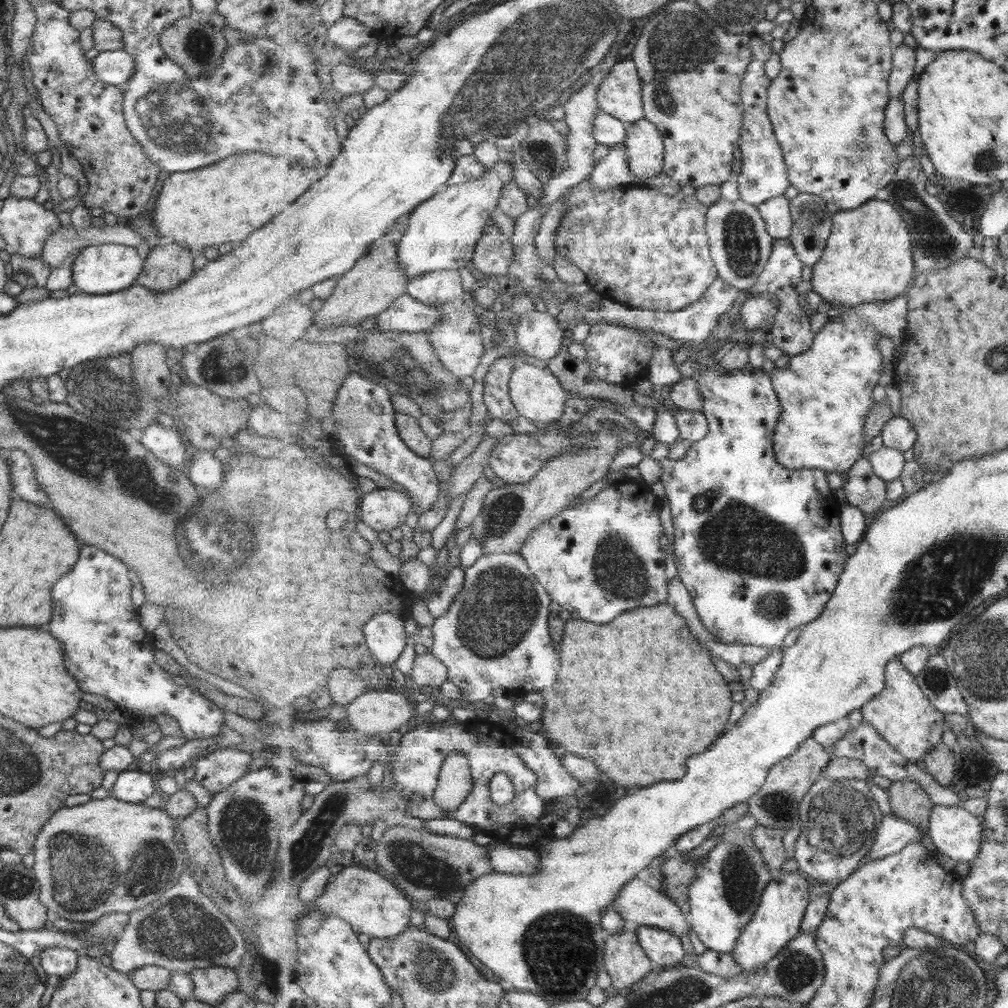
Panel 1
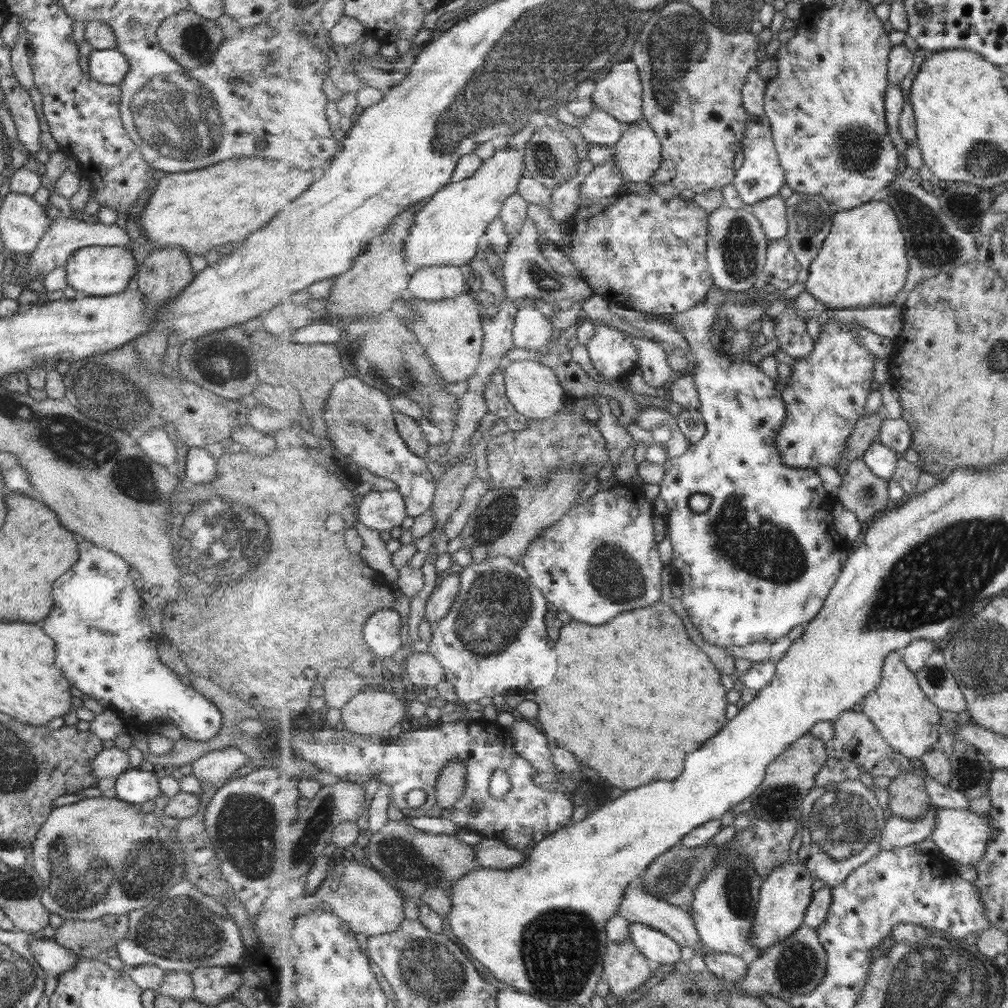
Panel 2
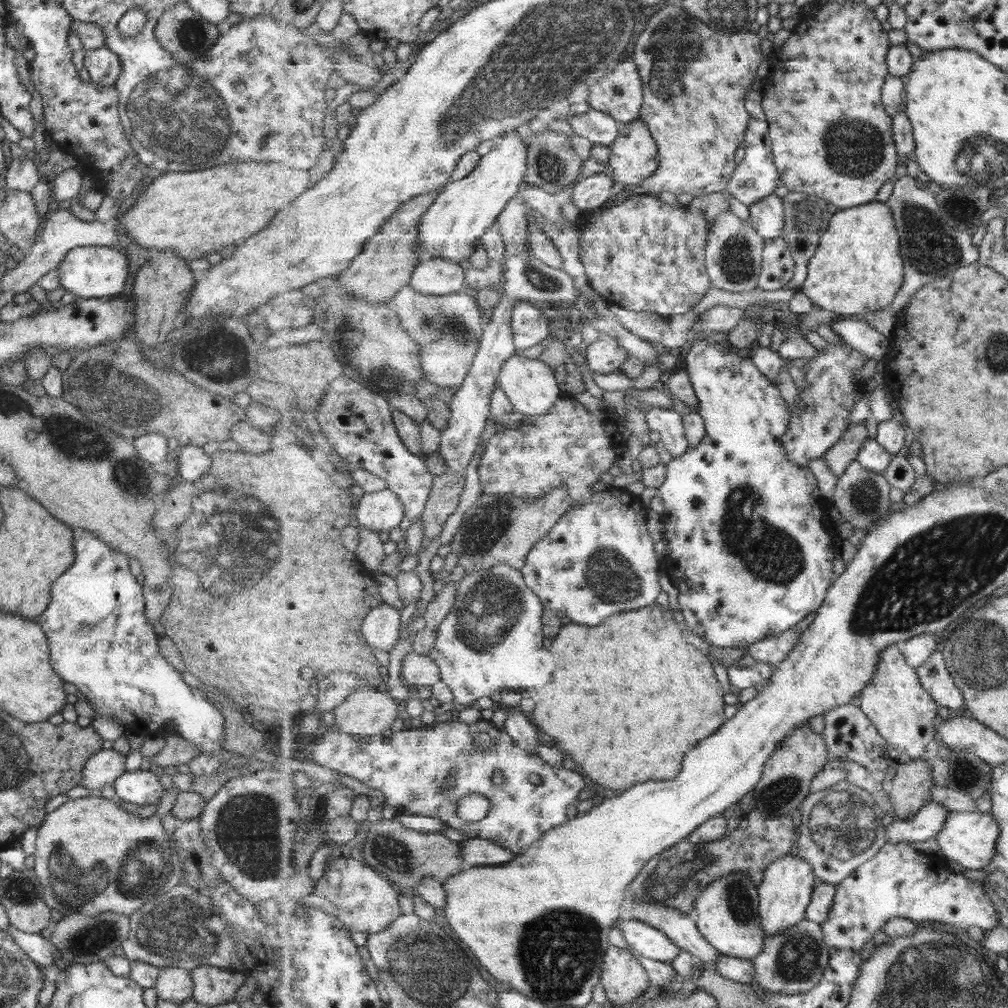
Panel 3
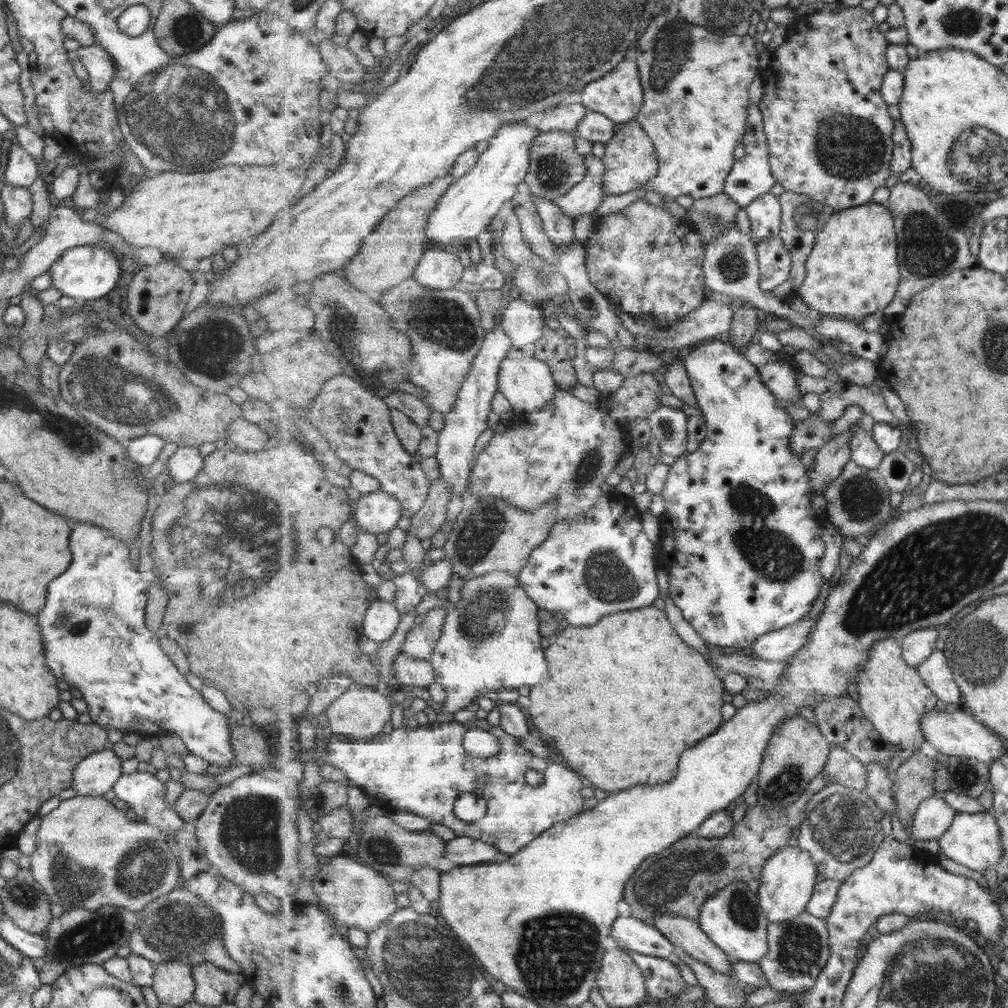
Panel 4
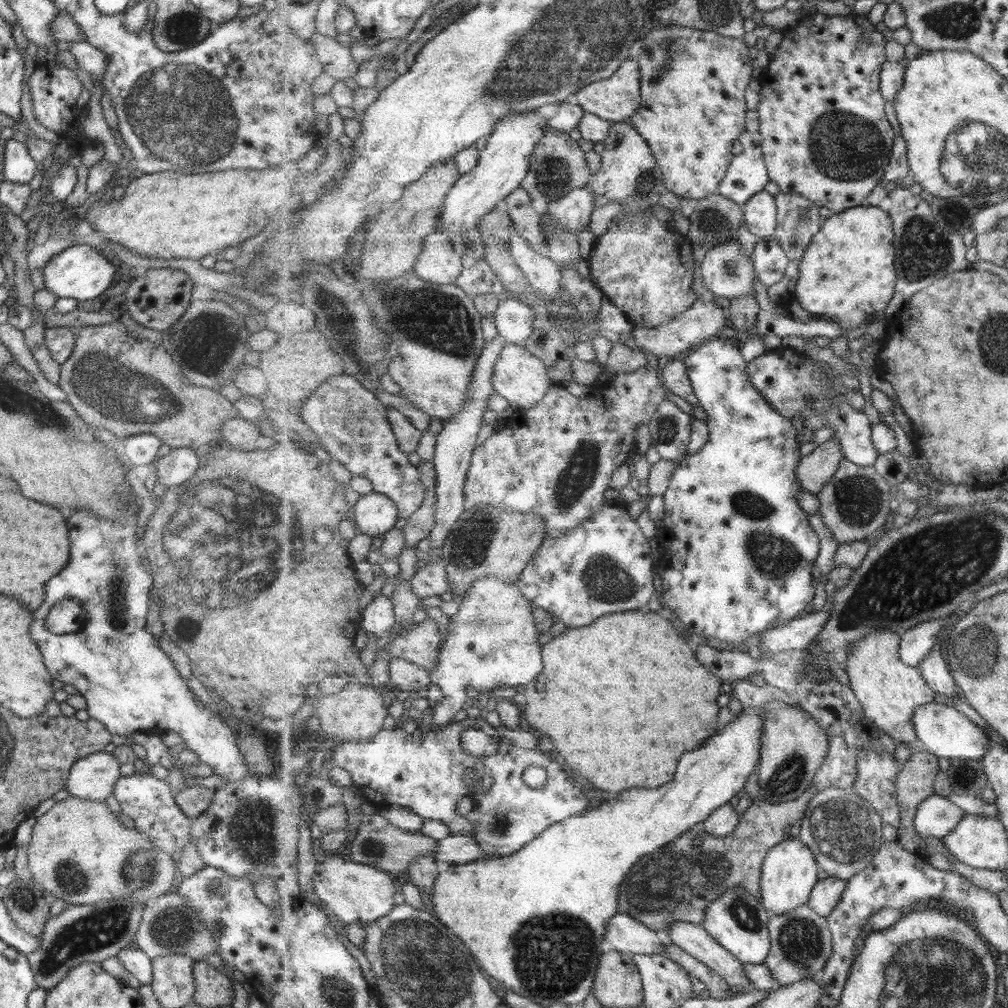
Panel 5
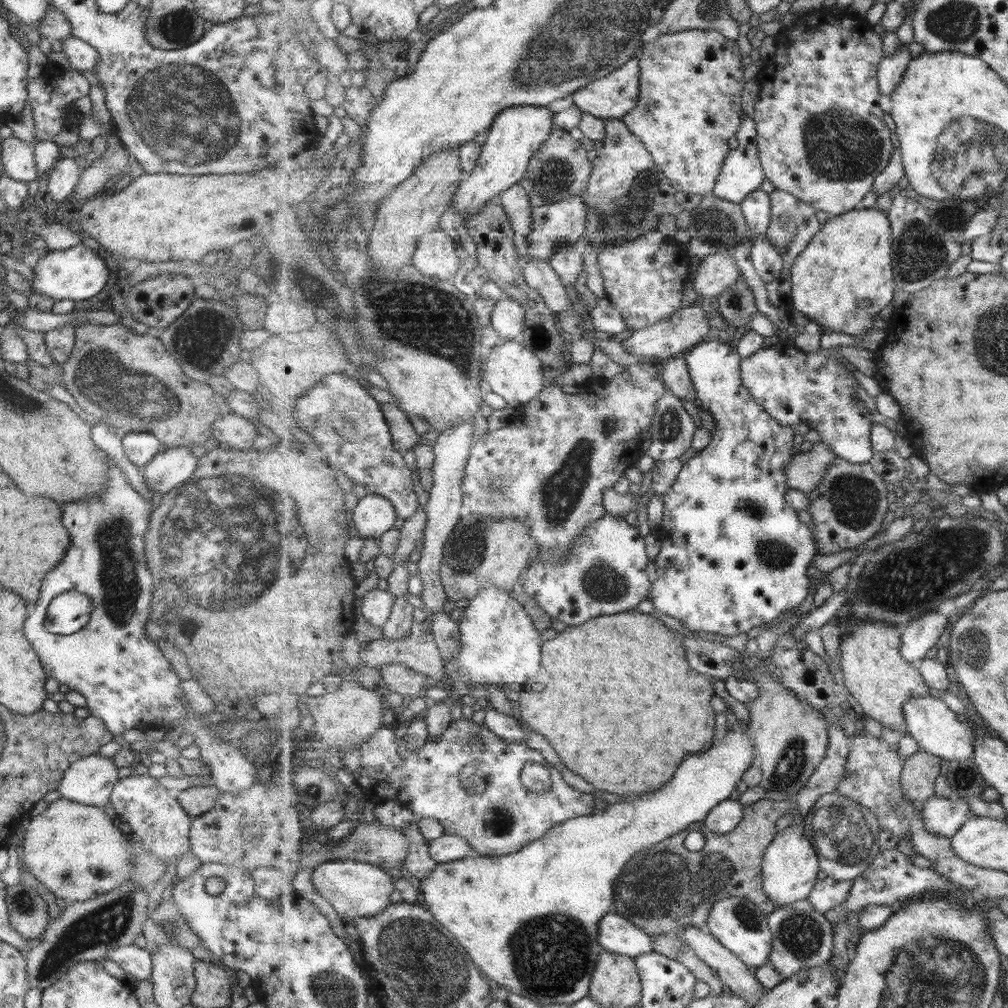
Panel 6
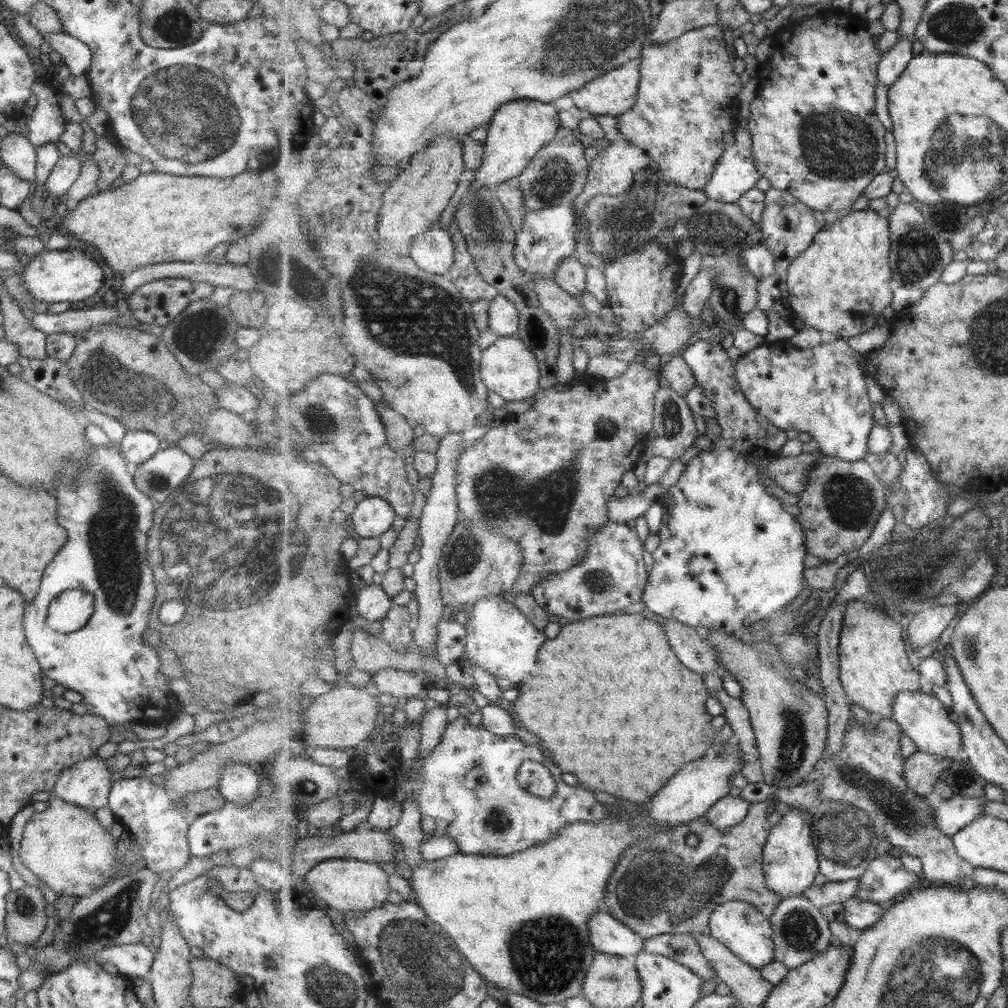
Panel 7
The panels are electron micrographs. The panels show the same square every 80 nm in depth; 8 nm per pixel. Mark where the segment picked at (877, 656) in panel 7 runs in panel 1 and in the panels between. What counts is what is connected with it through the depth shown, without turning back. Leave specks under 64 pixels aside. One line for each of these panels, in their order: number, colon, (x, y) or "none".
1: (904, 716)
2: (905, 716)
3: (896, 701)
4: (894, 697)
5: (890, 691)
6: (875, 672)

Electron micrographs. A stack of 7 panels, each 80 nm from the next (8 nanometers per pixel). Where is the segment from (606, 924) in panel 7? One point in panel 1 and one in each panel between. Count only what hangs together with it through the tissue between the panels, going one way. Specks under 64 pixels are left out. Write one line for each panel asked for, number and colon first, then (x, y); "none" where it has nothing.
1: (665, 949)
2: (660, 948)
3: (646, 940)
4: (629, 932)
5: (626, 934)
6: (617, 934)

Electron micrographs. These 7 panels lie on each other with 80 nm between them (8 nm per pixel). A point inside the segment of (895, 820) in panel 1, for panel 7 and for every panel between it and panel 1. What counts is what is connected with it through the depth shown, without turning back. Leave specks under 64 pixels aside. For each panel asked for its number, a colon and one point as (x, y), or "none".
2: (898, 832)
3: (931, 819)
4: (934, 817)
5: (937, 816)
6: (943, 816)
7: (952, 815)

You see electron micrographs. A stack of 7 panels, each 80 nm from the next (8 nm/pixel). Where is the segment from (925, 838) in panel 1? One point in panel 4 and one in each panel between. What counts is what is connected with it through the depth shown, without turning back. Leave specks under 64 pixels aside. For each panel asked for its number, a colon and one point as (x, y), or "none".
2: (909, 798)
3: (911, 788)
4: (914, 781)

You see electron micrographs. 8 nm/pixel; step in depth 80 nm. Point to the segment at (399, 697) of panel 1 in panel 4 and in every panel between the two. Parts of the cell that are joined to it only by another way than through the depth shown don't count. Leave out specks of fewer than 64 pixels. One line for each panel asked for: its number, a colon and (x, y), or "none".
2: (369, 713)
3: (366, 714)
4: (360, 714)

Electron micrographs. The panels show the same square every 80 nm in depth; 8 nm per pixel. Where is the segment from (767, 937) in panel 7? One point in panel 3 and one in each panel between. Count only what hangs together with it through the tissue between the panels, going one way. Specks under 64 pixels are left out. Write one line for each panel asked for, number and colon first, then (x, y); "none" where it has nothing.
3: (727, 912)
4: (733, 917)
5: (739, 921)
6: (738, 923)

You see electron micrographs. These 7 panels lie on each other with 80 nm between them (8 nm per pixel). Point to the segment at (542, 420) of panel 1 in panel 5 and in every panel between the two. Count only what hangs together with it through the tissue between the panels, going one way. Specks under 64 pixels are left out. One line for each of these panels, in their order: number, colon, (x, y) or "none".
2: (534, 389)
3: (531, 385)
4: (527, 382)
5: (522, 378)

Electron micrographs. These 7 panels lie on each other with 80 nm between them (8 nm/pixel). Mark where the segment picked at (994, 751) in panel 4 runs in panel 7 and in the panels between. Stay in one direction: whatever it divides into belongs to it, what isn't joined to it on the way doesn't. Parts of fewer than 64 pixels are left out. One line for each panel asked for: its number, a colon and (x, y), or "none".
5: (944, 731)
6: (935, 727)
7: (924, 719)

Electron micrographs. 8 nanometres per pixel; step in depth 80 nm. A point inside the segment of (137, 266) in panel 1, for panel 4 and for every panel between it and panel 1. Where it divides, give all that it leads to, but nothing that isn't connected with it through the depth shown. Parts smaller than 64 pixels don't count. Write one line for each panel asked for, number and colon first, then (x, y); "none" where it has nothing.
2: (100, 271)
3: (87, 272)
4: (86, 272)

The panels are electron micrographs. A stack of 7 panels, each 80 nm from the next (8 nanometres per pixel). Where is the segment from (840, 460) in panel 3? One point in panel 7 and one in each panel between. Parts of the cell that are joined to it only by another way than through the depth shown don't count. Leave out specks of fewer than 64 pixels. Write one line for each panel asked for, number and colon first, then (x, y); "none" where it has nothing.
4: (830, 460)
5: (815, 470)
6: (805, 471)
7: (791, 473)

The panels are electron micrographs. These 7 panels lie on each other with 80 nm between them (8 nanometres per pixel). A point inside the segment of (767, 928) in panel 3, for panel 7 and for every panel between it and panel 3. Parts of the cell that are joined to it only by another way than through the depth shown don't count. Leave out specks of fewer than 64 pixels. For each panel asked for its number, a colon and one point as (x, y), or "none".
4: (789, 876)
5: (789, 874)
6: (790, 867)
7: (791, 858)

